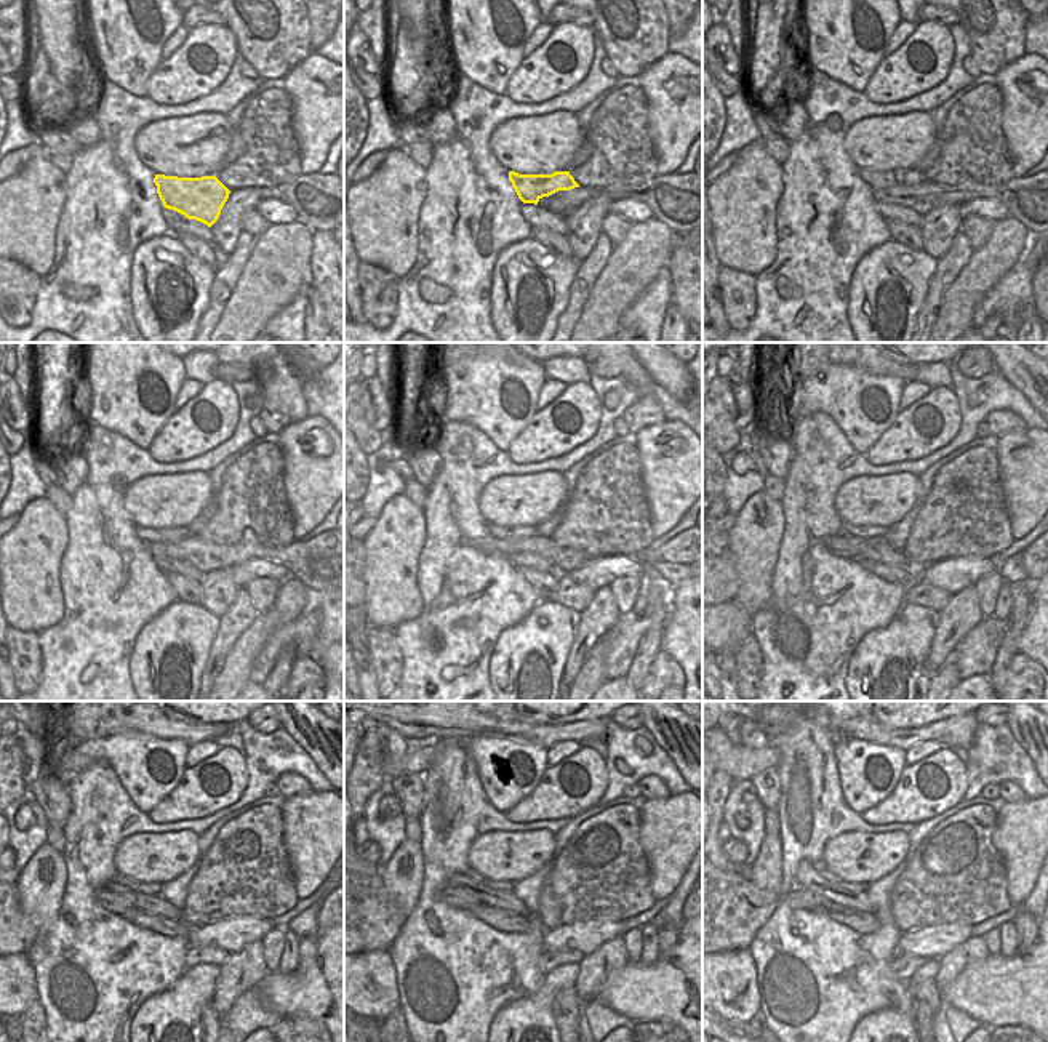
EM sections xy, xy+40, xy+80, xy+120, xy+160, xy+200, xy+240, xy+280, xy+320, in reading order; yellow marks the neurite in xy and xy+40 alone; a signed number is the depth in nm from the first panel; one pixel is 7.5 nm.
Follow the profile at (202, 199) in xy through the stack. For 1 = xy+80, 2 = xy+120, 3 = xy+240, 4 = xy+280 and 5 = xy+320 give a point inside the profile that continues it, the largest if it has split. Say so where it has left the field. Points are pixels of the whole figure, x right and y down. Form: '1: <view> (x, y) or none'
1: xy+80 (877, 180)
2: xy+120 (149, 535)
3: xy+240 (141, 887)
4: xy+280 (496, 885)
5: xy+320 (836, 881)

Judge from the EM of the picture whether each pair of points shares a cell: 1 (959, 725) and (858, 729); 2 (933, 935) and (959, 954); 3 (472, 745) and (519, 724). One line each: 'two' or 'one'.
1: one
2: two
3: two

